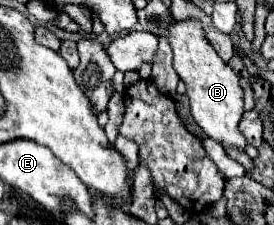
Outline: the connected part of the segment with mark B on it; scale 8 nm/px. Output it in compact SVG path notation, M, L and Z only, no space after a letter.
M195 19L173 23L165 37L171 41L173 47L173 67L187 85L187 97L191 101L191 115L195 123L205 131L205 135L209 135L223 147L235 147L239 151L245 151L249 143L247 139L243 139L243 133L239 131L239 119L245 111L243 89L239 85L239 77L235 75L235 71L215 53L201 29L201 23Z

